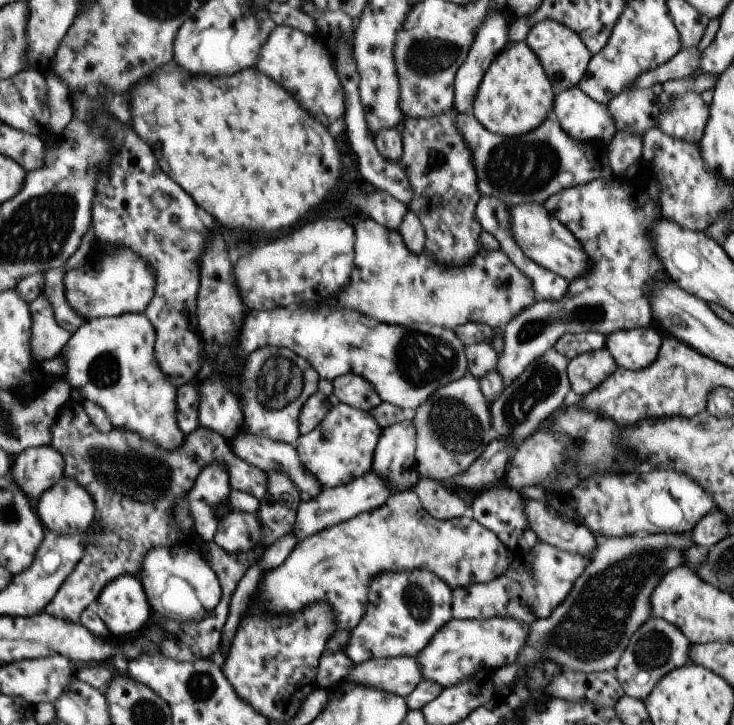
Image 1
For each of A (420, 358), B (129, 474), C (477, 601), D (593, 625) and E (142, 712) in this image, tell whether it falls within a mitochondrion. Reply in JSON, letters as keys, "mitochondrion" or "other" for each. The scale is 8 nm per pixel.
{"A":"mitochondrion","B":"mitochondrion","C":"other","D":"mitochondrion","E":"mitochondrion"}

